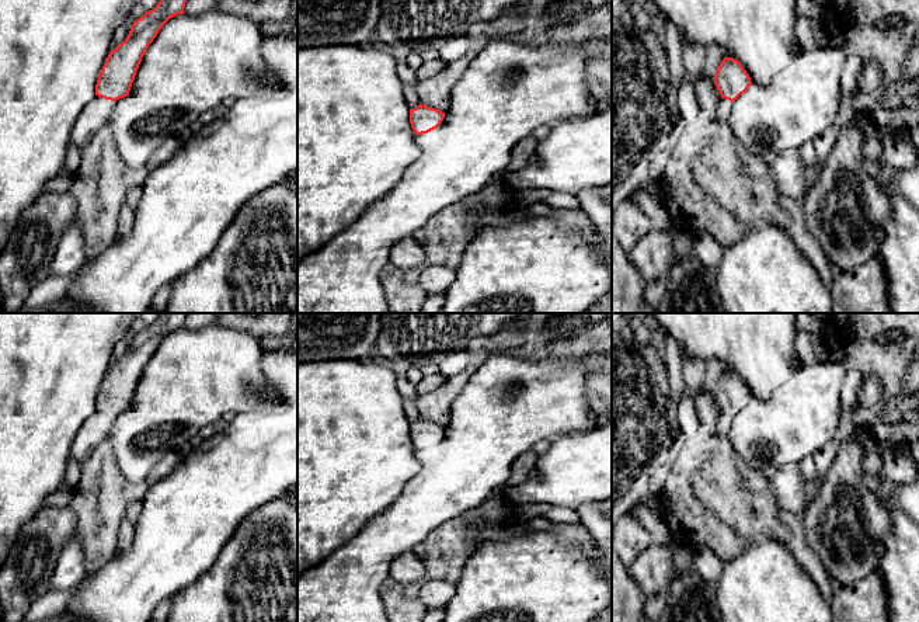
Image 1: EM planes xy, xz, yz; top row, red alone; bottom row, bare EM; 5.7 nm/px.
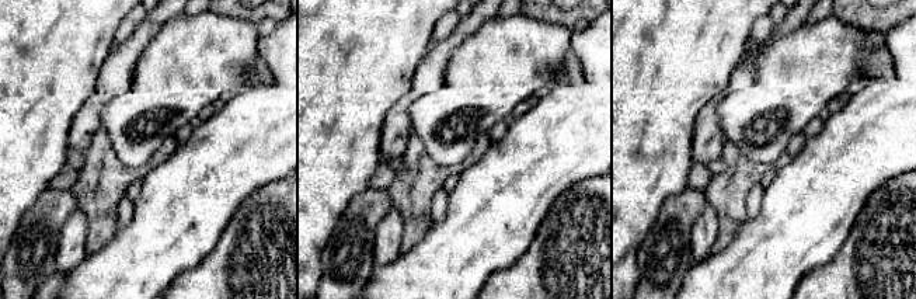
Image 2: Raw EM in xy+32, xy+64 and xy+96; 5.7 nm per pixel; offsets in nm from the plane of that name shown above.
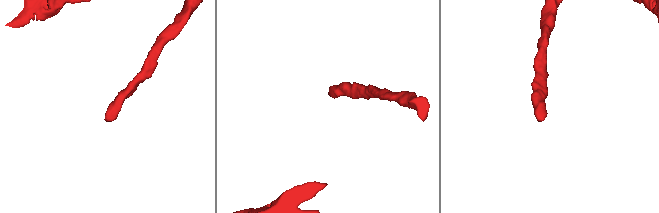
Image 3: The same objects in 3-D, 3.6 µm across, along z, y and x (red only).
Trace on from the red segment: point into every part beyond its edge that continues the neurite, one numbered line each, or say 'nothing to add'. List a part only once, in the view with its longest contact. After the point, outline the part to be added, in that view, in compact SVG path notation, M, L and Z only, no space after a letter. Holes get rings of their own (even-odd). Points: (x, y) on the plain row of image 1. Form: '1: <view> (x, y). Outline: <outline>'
1: xy (93, 433). Outline: M95 410L80 427L70 448L70 458L80 465L105 441L115 416Z

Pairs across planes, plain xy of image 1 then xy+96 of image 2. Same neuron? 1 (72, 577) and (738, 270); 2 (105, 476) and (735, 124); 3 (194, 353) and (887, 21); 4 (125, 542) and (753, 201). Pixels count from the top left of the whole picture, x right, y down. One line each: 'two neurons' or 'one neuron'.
1: two neurons
2: two neurons
3: two neurons
4: one neuron

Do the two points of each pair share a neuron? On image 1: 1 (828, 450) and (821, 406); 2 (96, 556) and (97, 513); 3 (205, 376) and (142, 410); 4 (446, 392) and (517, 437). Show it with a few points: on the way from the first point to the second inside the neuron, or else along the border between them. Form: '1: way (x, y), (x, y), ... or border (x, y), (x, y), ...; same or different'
1: border (841, 414), (835, 434), (811, 457); different
2: way (97, 545), (97, 524); same
3: way (190, 382), (162, 410), (157, 410); same
4: border (474, 371), (453, 402), (451, 420), (445, 427); different

